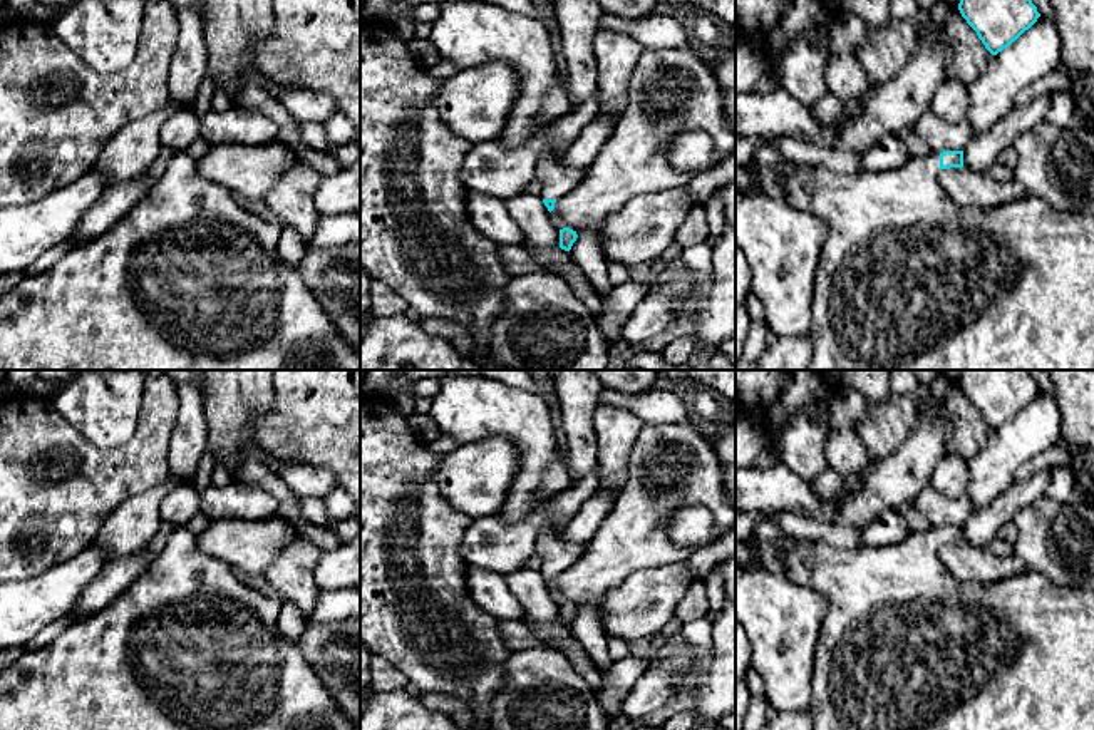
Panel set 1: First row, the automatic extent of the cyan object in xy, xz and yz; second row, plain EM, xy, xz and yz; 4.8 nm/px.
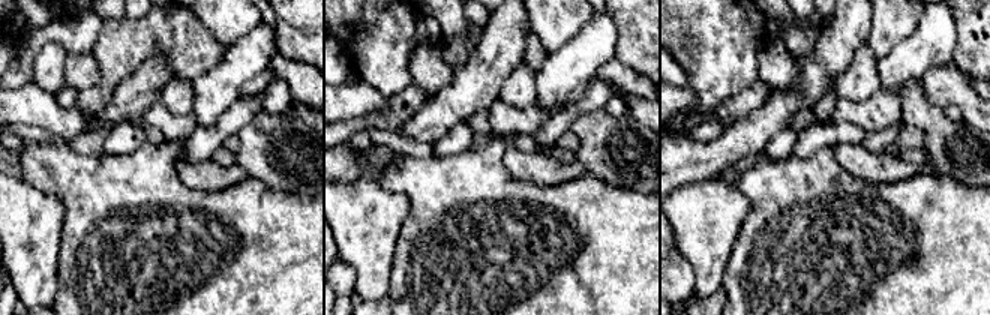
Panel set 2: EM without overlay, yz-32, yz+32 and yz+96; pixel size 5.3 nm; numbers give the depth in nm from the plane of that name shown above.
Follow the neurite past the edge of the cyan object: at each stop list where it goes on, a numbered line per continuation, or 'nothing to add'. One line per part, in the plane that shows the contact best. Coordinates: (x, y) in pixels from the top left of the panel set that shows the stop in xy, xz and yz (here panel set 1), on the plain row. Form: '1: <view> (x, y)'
1: yz (903, 645)

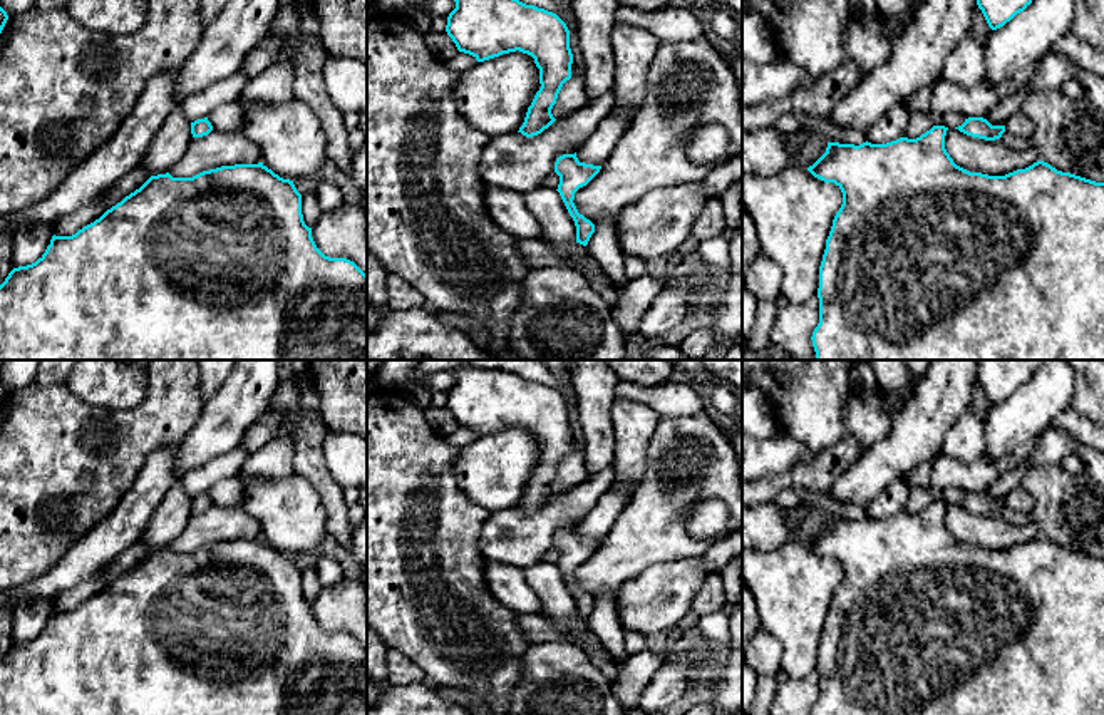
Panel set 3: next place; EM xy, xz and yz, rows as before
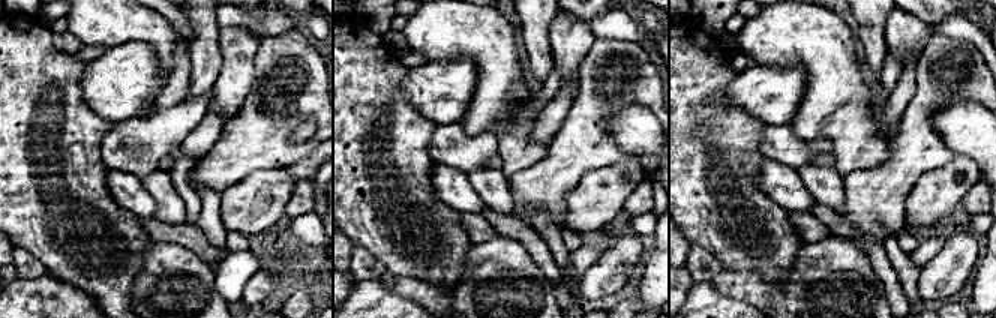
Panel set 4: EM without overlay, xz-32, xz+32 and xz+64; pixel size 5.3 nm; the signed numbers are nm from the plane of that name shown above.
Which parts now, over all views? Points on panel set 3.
nothing to add

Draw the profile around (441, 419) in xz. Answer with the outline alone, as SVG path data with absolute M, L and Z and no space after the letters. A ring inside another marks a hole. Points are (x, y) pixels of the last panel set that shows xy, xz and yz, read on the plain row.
M427 407L426 409L426 420L427 424L441 435L449 437L457 430L457 422L447 407Z

